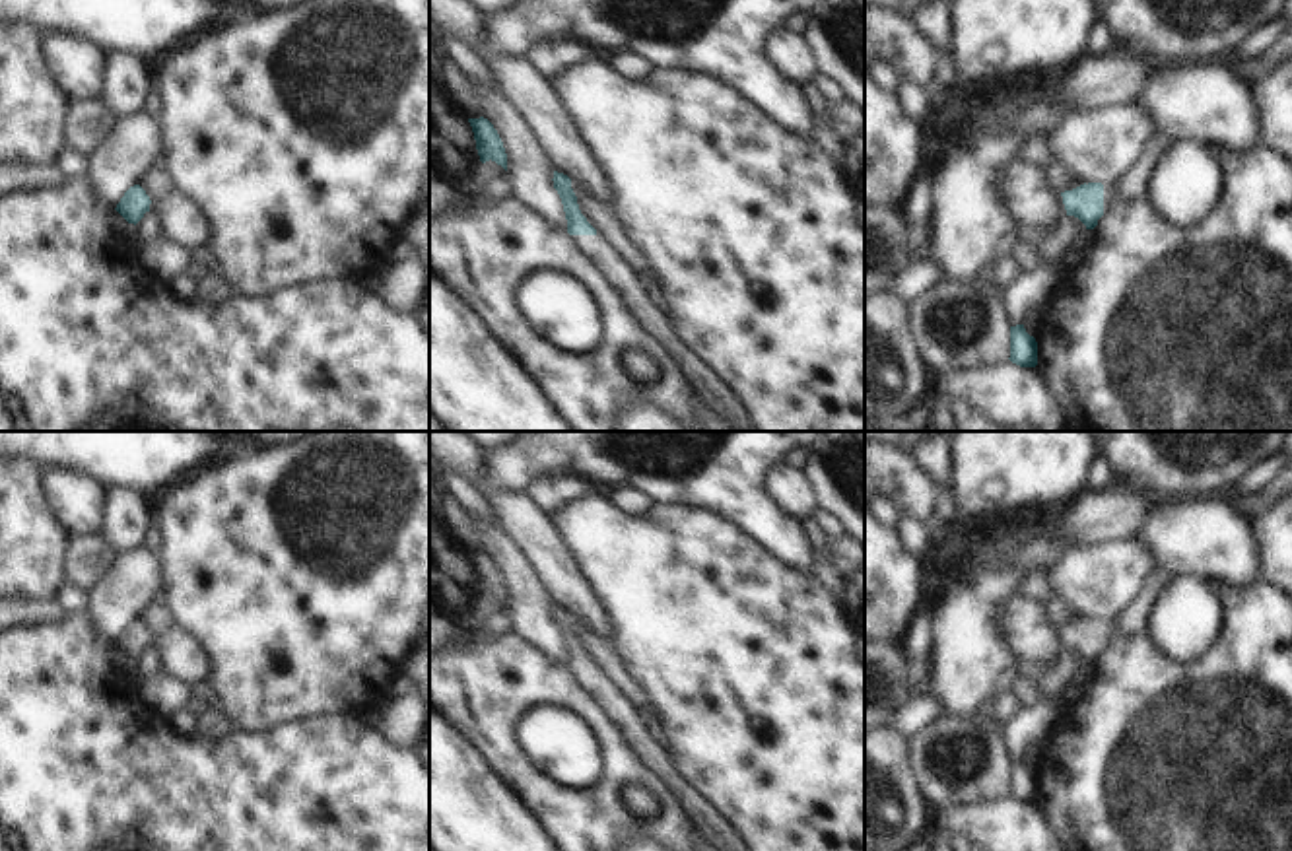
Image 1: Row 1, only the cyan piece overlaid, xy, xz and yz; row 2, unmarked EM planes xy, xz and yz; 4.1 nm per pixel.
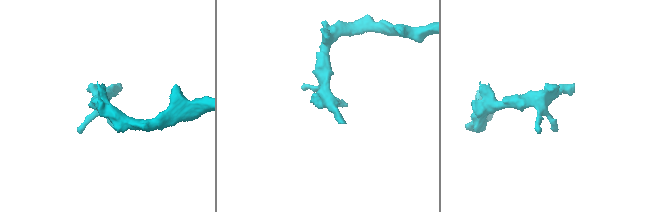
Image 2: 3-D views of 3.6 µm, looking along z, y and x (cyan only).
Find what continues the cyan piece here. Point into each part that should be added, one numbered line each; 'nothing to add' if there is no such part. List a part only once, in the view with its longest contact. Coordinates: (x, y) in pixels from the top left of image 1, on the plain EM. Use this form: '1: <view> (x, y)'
1: yz (1110, 624).

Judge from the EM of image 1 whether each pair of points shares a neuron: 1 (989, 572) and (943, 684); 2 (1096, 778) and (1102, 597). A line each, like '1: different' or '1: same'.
1: same
2: different

